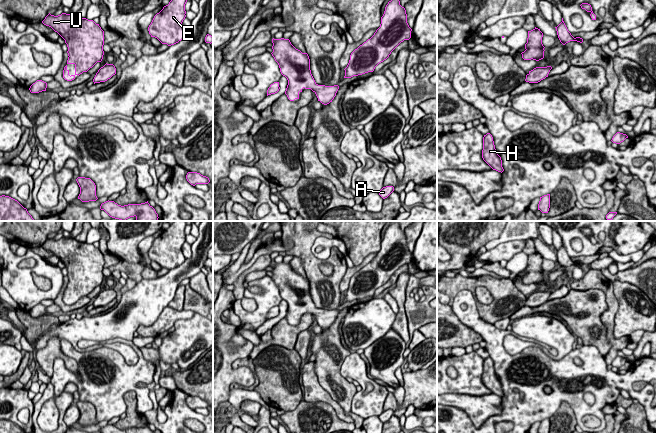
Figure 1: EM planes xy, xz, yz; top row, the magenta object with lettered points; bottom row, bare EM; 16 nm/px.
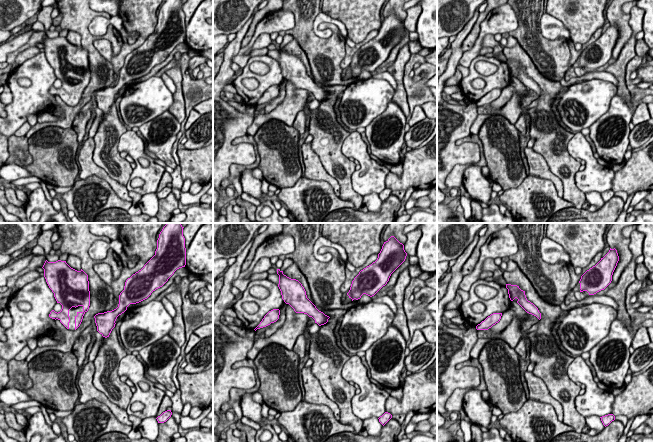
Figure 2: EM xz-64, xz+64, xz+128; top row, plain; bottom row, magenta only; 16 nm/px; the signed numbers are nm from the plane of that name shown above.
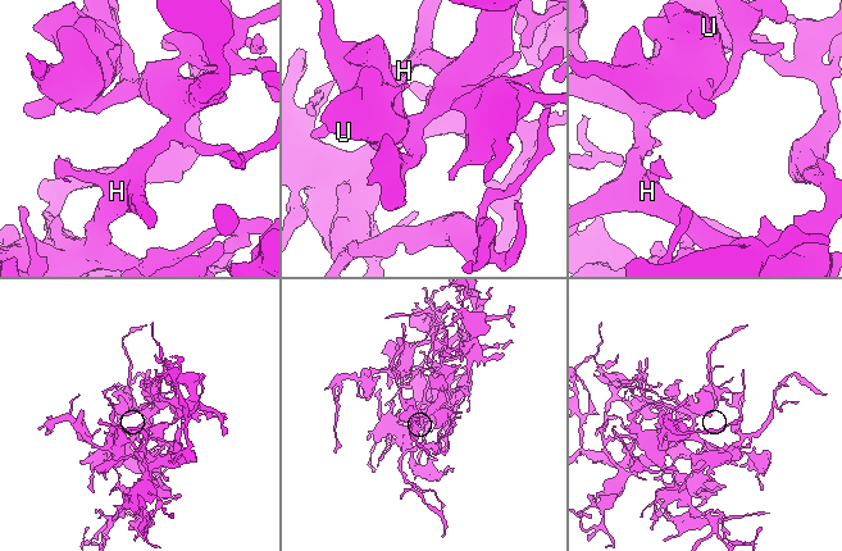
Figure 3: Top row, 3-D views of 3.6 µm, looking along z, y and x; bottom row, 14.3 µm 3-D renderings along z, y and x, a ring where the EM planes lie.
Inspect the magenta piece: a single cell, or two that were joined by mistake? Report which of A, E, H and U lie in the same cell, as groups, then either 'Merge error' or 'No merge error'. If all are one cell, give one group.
Groups: A E H U. No merge error

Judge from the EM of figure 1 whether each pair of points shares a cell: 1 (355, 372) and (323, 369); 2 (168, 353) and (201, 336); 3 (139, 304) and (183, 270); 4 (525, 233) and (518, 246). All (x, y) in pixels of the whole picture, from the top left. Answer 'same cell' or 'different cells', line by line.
1: different cells
2: same cell
3: same cell
4: different cells

